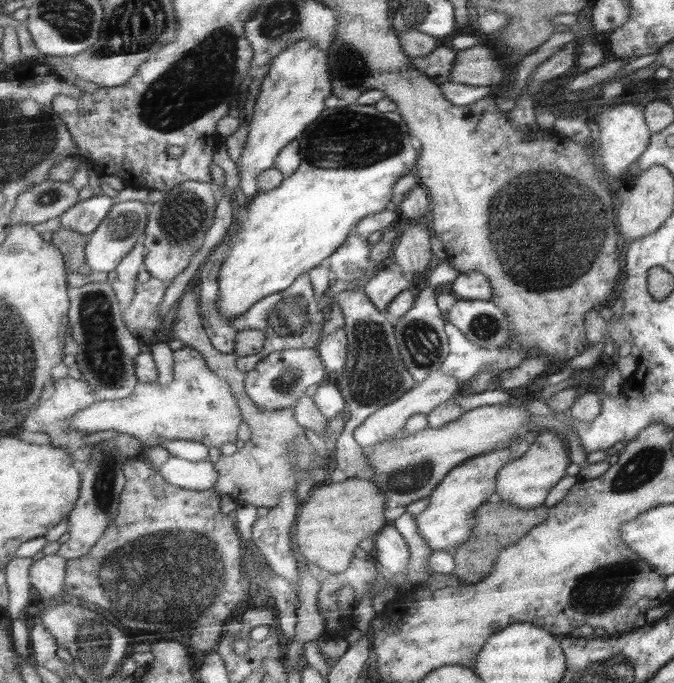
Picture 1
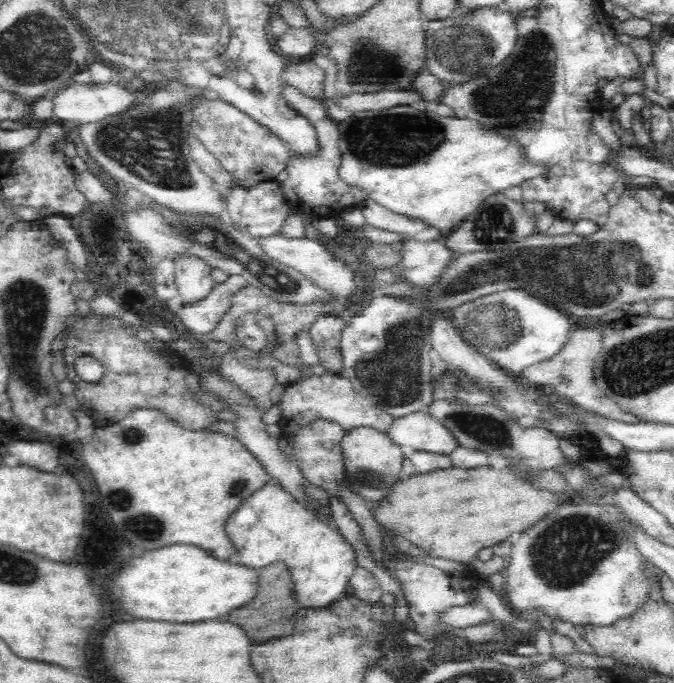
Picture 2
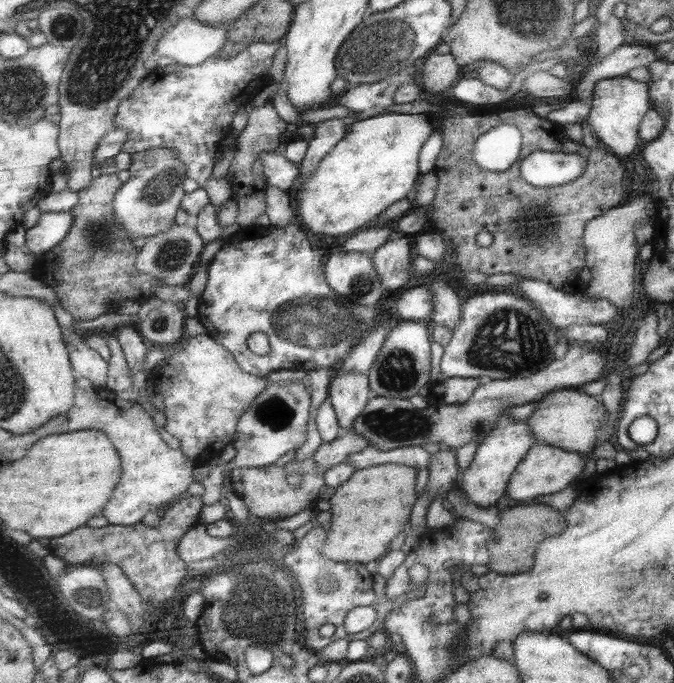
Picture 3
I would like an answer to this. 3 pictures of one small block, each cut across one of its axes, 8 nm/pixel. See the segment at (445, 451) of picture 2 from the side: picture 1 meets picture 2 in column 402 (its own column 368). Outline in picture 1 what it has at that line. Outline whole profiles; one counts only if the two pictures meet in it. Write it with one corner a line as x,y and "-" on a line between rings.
442,370
434,372
427,377
425,382
417,383
407,394
404,394
399,400
387,404
379,411
374,412
358,429
354,432
357,442
361,446
374,446
386,440
391,440
401,433
407,426
407,421
415,414
431,414
433,410
448,402
456,394
460,394
462,387
457,382
457,378
445,374

